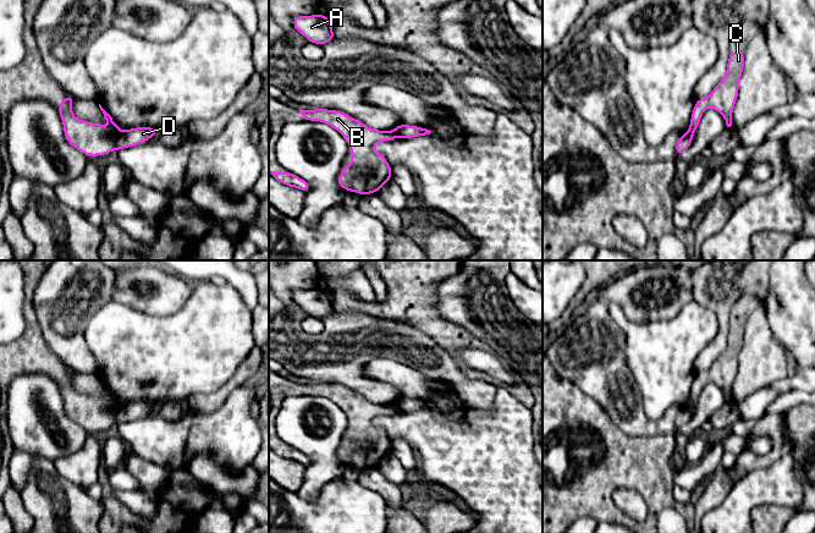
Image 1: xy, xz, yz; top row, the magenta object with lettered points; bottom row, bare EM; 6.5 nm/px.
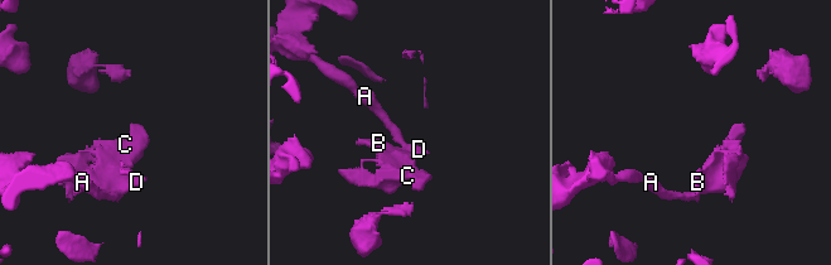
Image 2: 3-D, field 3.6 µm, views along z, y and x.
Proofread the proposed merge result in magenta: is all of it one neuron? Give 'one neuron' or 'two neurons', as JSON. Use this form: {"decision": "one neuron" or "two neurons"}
{"decision": "two neurons"}

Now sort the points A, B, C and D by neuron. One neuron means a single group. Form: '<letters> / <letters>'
A D / B C

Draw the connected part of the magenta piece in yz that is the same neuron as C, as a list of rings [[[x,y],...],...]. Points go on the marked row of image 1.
[[[744,51],[729,53],[727,72],[705,100],[696,98],[688,133],[694,137],[695,130],[704,114],[704,108],[717,110],[725,119],[727,127],[732,126],[732,112],[738,98],[739,81],[744,70]]]

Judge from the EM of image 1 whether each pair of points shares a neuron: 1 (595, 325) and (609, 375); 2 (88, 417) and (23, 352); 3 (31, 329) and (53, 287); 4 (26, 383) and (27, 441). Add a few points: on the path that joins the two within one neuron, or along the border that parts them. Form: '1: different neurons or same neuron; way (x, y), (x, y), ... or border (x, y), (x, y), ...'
1: same neuron; way (595, 338), (596, 363)
2: same neuron; way (71, 397), (65, 382), (43, 360)
3: different neurons; border (31, 302), (40, 333), (48, 345)
4: same neuron; way (27, 397), (27, 427)

